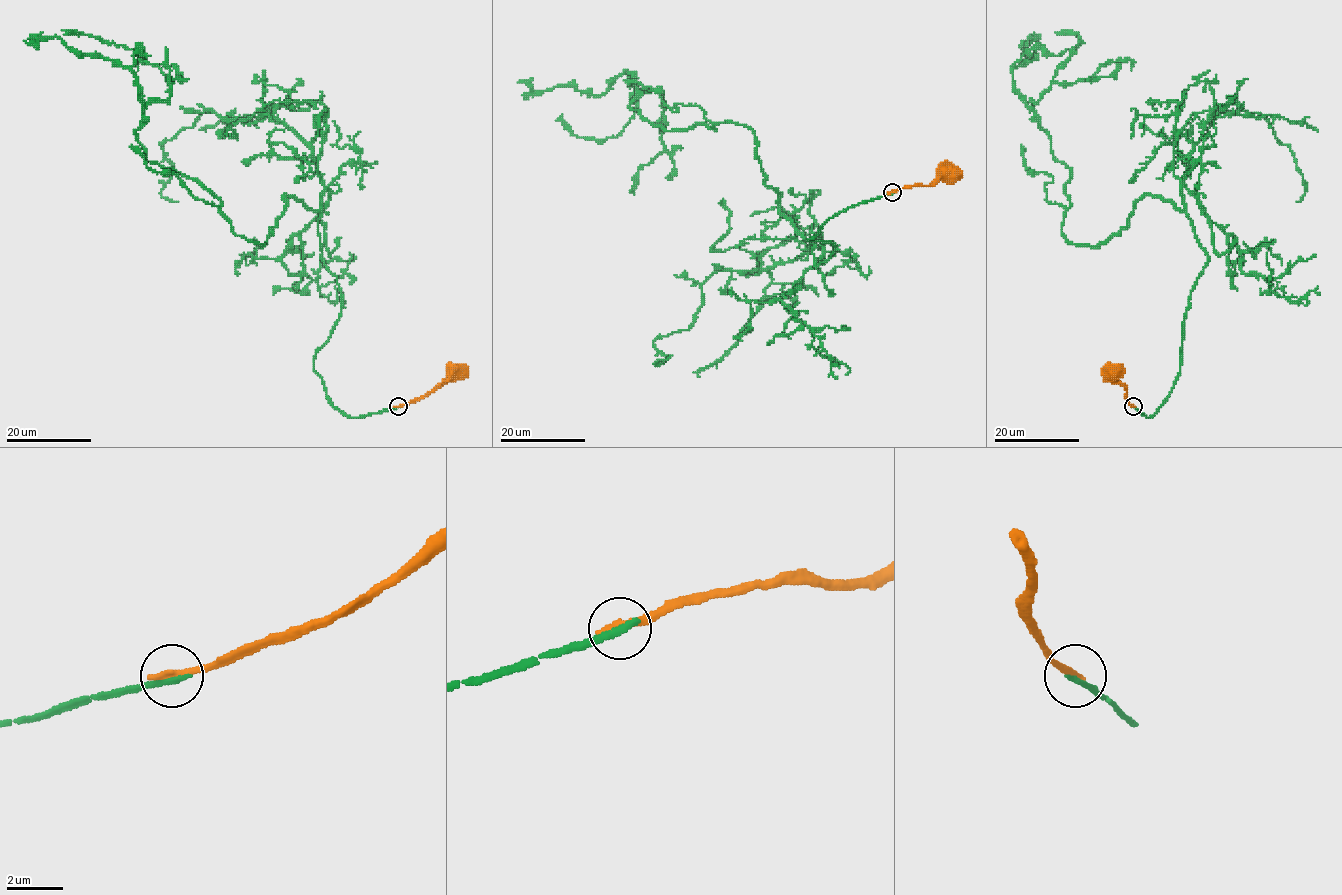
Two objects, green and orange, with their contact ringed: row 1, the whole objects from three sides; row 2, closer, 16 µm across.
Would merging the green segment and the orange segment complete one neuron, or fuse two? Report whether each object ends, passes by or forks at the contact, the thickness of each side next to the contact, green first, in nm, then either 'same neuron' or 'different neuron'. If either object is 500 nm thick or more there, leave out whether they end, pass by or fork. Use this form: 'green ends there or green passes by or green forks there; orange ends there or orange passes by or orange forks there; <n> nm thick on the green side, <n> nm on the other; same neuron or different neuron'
green ends there; orange ends there; 280 nm thick on the green side, 340 nm on the other; different neuron

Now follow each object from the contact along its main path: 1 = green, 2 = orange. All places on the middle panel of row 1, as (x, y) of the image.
1: (891, 193), (827, 220), (815, 267), (743, 125), (653, 126), (626, 71), (615, 136), (555, 120)
2: (891, 193), (911, 186), (931, 185), (941, 175), (951, 176)

